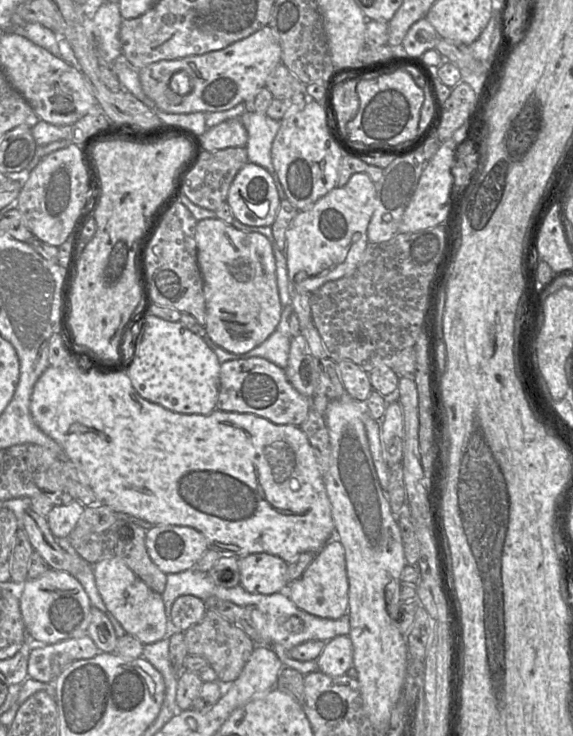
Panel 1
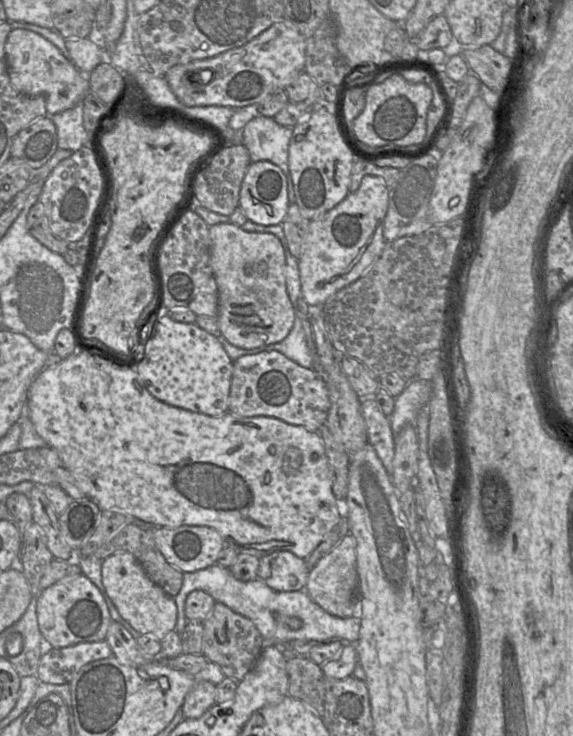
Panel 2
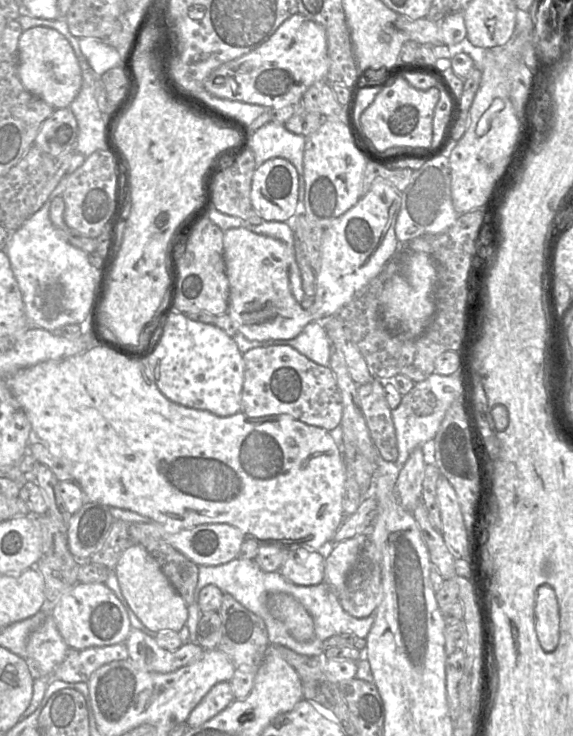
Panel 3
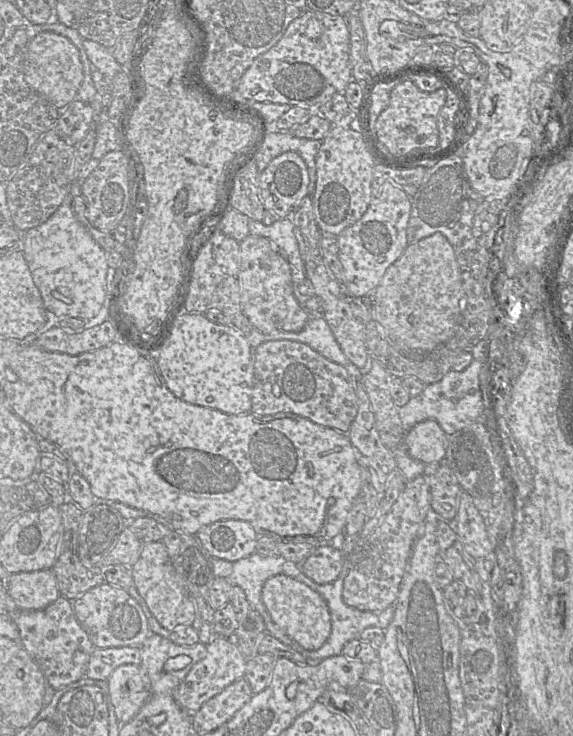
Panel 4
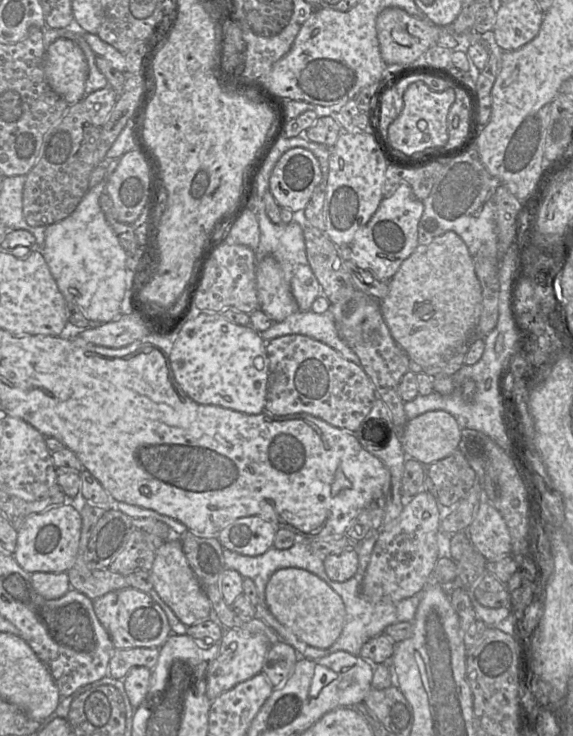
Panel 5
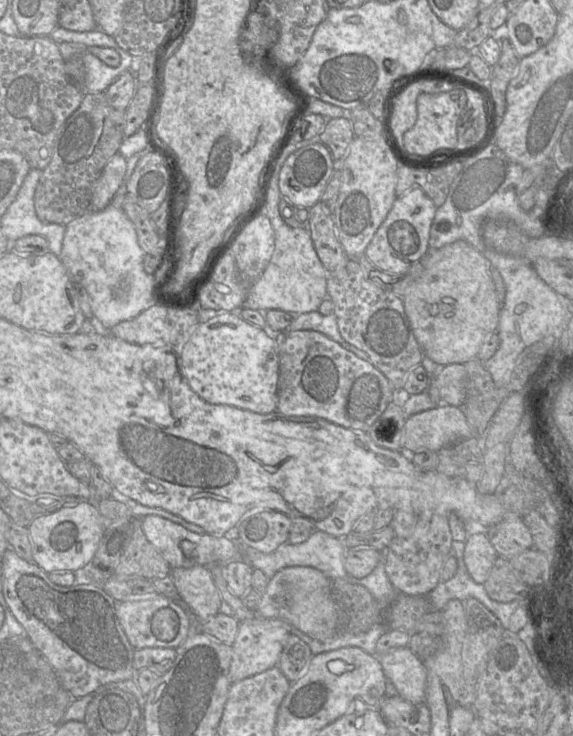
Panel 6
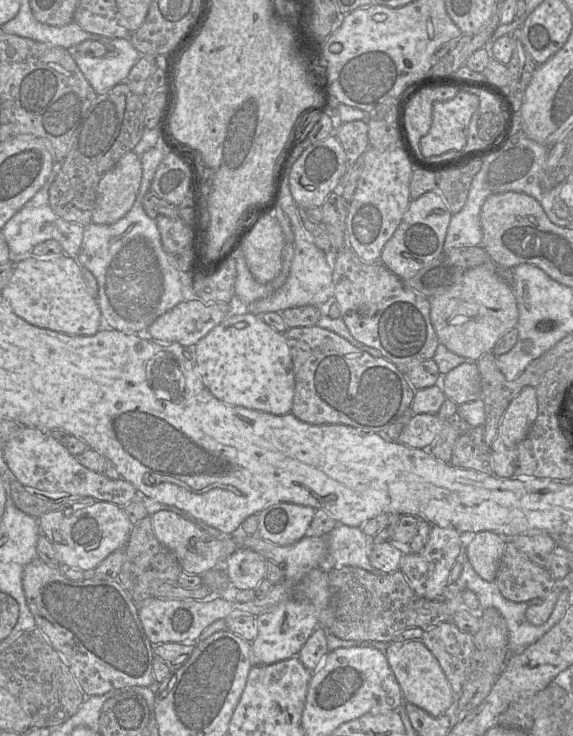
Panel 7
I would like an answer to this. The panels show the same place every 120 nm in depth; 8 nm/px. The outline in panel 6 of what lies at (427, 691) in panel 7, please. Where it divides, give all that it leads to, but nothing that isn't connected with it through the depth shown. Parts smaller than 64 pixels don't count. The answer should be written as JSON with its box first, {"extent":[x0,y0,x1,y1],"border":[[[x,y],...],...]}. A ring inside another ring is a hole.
{"extent":[379,647,427,704],"border":[[[408,647],[393,648],[379,656],[387,681],[391,681],[398,695],[412,704],[425,704],[427,669],[424,662]]]}

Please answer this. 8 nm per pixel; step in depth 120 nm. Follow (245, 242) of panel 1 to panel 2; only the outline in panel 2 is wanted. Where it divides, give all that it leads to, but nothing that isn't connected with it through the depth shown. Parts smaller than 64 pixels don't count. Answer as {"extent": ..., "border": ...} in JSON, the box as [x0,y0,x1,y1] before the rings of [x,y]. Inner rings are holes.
{"extent":[209,222,295,349],"border":[[[230,222],[209,226],[210,265],[218,287],[218,325],[232,345],[253,349],[281,342],[293,328],[295,306],[289,299],[285,277],[285,253],[280,240],[267,232],[247,232]]]}

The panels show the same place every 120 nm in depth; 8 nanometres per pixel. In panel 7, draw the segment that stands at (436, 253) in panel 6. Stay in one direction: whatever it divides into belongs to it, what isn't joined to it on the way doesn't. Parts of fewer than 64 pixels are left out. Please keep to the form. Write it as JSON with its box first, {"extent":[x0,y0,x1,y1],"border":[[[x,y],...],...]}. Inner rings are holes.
{"extent":[429,266,518,361],"border":[[[487,266],[467,270],[449,290],[429,300],[431,322],[440,343],[468,361],[492,352],[499,338],[518,324],[518,304],[512,287]]]}

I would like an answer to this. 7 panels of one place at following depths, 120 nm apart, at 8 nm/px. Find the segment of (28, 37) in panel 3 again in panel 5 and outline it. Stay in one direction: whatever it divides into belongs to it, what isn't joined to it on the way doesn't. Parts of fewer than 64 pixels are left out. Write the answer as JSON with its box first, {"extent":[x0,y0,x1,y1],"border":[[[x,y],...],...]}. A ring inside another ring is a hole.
{"extent":[44,38,88,106],"border":[[[59,38],[46,46],[44,73],[51,89],[70,106],[86,96],[88,64],[74,41]]]}

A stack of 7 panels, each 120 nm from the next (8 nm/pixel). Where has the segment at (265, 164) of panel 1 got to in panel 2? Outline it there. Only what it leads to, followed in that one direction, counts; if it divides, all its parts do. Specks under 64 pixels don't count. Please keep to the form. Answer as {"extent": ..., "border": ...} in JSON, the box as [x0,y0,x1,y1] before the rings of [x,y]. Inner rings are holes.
{"extent":[242,115,292,178],"border":[[[262,115],[251,119],[242,129],[242,144],[248,149],[251,162],[270,161],[291,178],[288,148],[292,129]]]}

